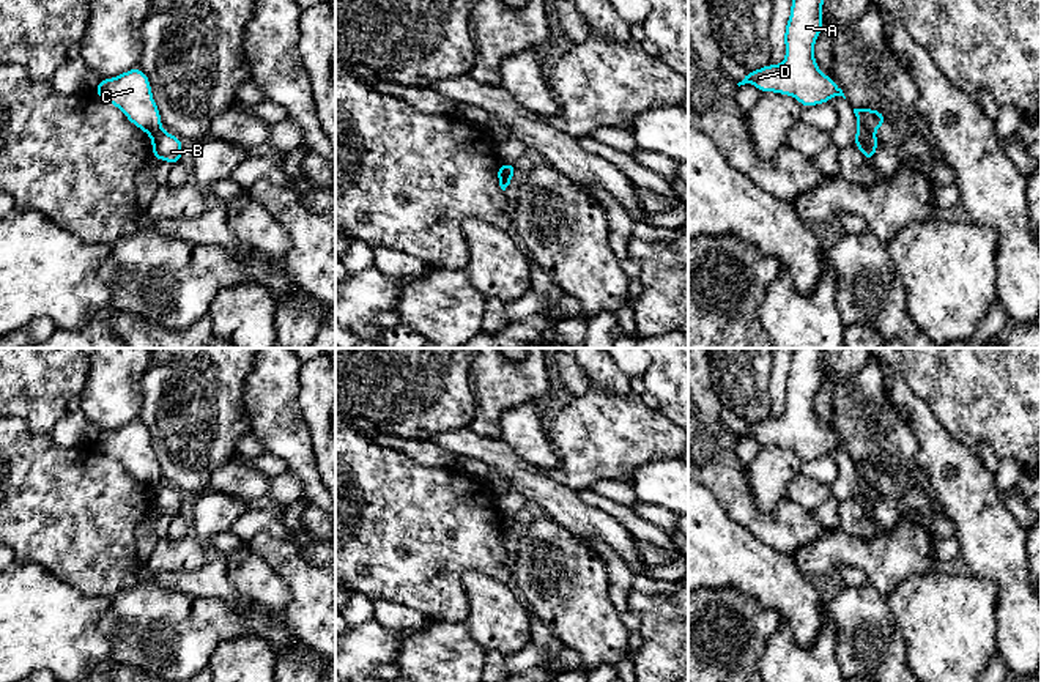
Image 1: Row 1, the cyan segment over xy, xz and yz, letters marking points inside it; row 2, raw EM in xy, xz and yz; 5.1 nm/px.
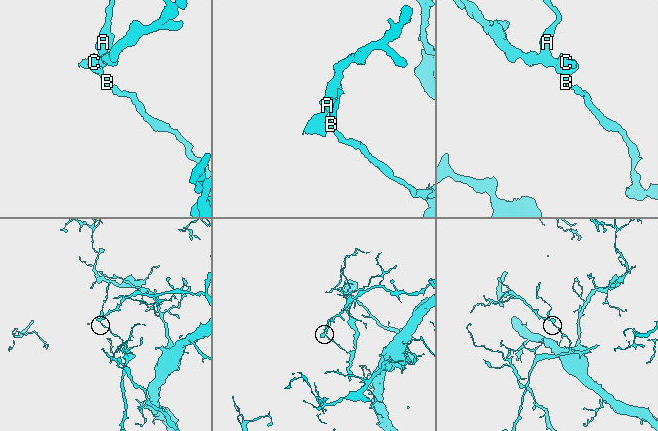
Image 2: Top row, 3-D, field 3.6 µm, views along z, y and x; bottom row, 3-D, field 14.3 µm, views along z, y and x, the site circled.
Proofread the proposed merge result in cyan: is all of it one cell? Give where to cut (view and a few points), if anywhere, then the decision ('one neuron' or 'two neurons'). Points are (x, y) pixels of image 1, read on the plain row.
cut in yz along (859, 481), (871, 487); two neurons

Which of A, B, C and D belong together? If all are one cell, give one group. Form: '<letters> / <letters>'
A C D / B

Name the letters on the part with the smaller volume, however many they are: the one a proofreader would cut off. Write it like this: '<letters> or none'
B

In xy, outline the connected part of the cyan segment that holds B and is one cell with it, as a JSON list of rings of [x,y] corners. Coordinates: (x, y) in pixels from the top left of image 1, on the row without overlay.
[[[159,484],[151,488],[153,513],[162,512],[172,518],[181,515],[183,493],[175,487]]]

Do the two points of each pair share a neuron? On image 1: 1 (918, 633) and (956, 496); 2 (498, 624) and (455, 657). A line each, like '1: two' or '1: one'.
1: two
2: two

